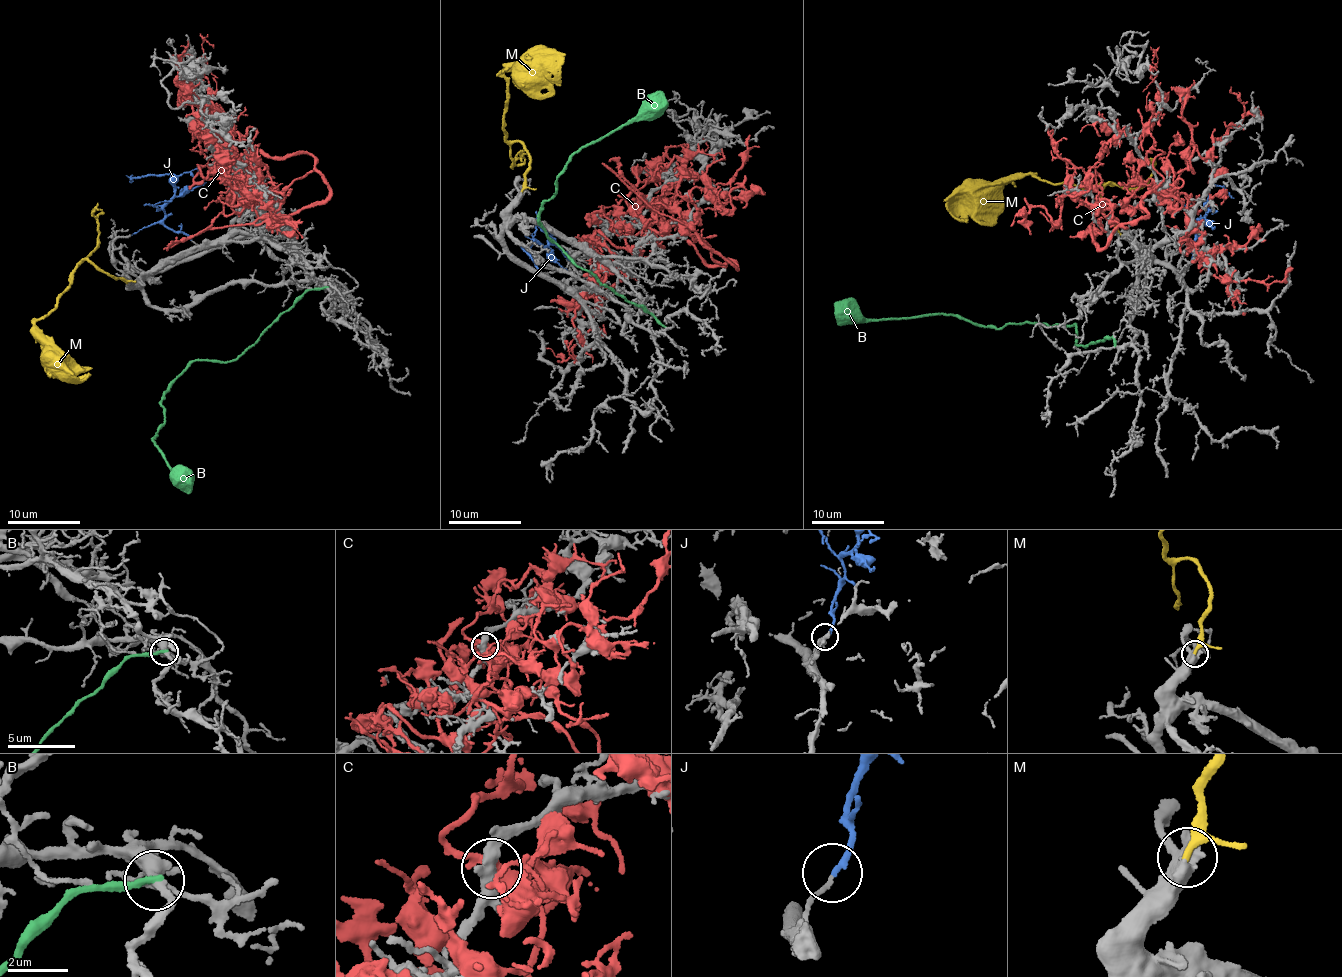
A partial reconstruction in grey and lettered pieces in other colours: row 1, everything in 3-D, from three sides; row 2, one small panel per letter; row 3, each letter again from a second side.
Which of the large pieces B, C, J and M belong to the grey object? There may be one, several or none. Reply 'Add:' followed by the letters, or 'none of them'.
Add: M

